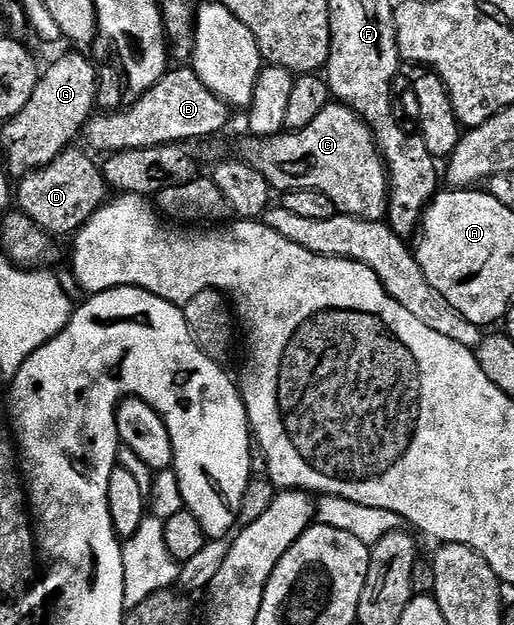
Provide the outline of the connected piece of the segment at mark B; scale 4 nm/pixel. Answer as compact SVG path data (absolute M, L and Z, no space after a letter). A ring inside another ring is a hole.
M172 69L135 103L118 111L93 114L86 124L87 146L93 152L111 153L204 139L207 135L218 134L227 125L228 114L228 104L222 102L195 71Z

